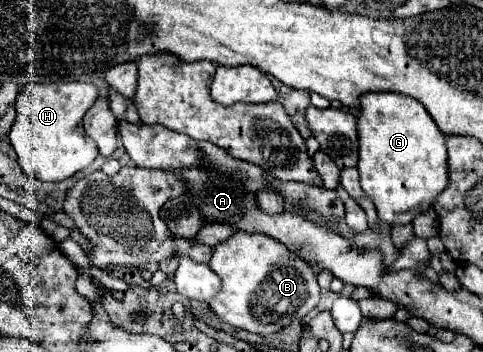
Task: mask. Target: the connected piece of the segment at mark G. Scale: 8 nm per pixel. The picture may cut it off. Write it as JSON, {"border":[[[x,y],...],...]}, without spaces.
{"border":[[[365,92],[359,98],[359,174],[361,174],[361,188],[373,200],[379,218],[389,224],[407,224],[411,216],[417,212],[427,210],[429,202],[435,200],[439,192],[447,188],[447,146],[445,136],[439,132],[437,124],[429,116],[429,112],[417,100],[411,100],[403,94],[385,94],[385,92]]]}

